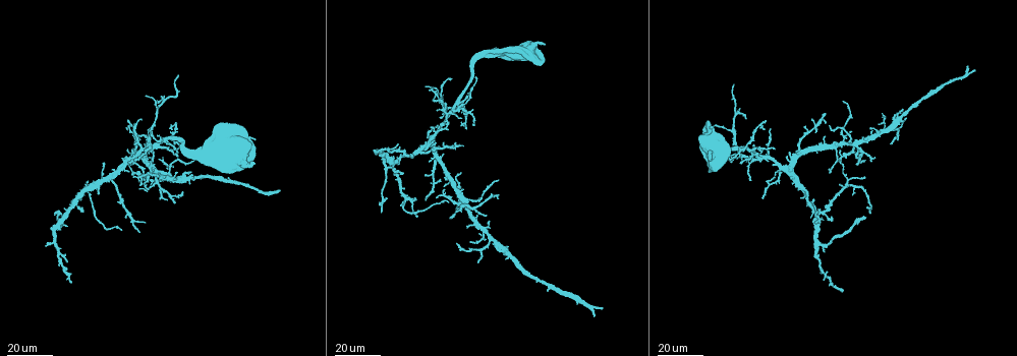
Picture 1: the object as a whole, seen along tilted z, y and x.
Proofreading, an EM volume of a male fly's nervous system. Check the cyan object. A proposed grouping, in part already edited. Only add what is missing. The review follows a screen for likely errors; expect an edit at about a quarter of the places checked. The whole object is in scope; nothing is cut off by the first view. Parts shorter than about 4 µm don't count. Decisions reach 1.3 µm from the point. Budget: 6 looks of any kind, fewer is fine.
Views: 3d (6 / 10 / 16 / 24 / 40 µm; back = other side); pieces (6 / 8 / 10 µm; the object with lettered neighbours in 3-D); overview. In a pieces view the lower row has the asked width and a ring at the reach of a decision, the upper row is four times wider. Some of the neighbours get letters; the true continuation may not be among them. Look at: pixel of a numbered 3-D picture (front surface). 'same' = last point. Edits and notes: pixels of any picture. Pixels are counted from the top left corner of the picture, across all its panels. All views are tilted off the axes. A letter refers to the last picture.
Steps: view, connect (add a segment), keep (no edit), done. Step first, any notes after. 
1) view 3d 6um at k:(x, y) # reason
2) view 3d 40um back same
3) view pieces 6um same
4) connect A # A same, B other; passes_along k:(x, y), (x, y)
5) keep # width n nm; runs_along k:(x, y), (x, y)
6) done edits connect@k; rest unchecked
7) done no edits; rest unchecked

view 3d 24um at 1:(497, 180) # free end

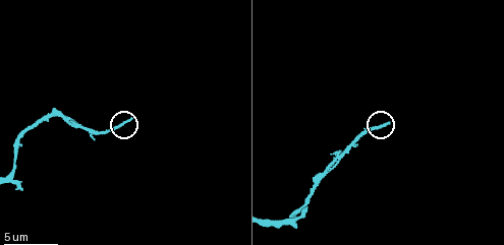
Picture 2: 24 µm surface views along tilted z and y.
view pieces 6um at 2:(387, 121)

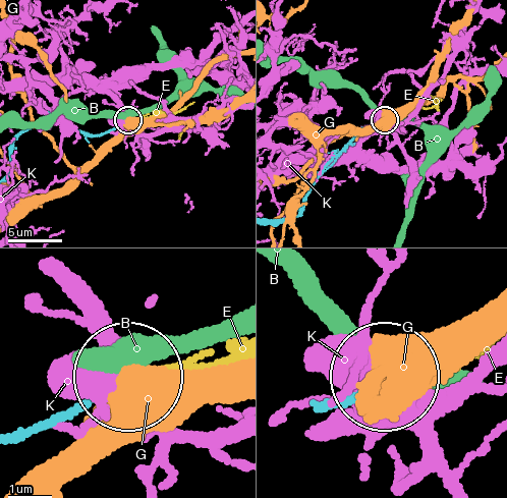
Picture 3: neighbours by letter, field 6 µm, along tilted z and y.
connect E # B other, E same, G other, K other; the neuron continues

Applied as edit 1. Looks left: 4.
view overview

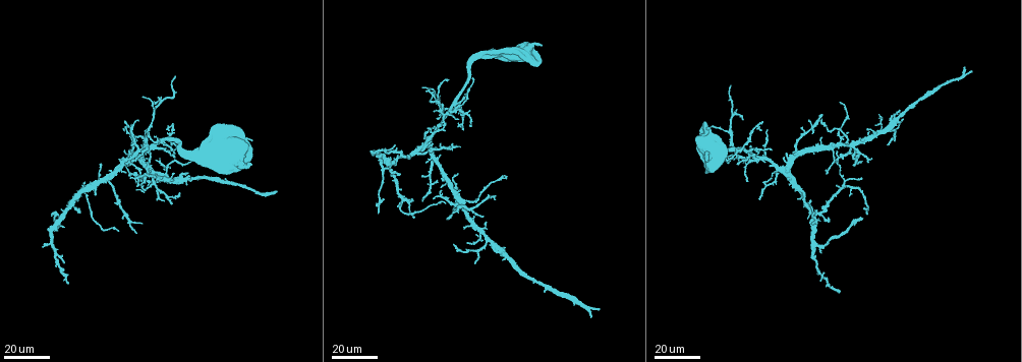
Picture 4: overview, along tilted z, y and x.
view 3d 40um at 4:(173, 203) # thick end

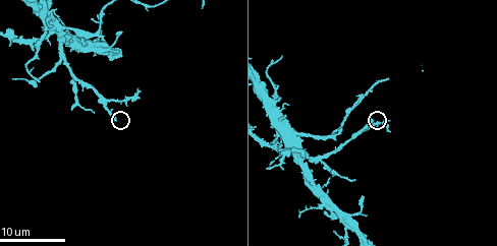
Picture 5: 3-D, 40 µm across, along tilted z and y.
view pieces 10um at 5:(372, 118)

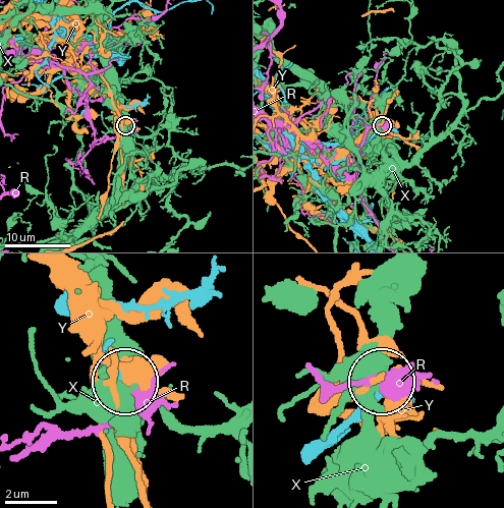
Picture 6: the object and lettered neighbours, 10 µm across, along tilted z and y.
keep # R other, X other, Y other; no lettered segment goes on from it

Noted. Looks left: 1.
done edits connect@3; rest unchecked

